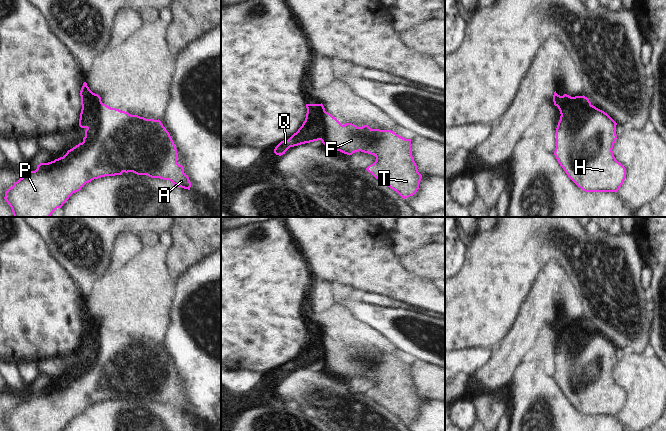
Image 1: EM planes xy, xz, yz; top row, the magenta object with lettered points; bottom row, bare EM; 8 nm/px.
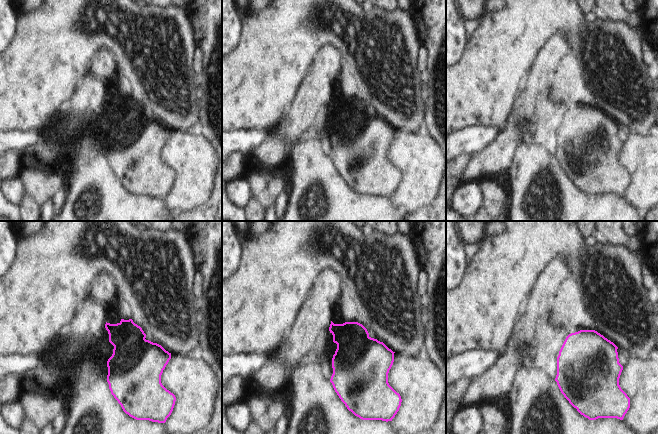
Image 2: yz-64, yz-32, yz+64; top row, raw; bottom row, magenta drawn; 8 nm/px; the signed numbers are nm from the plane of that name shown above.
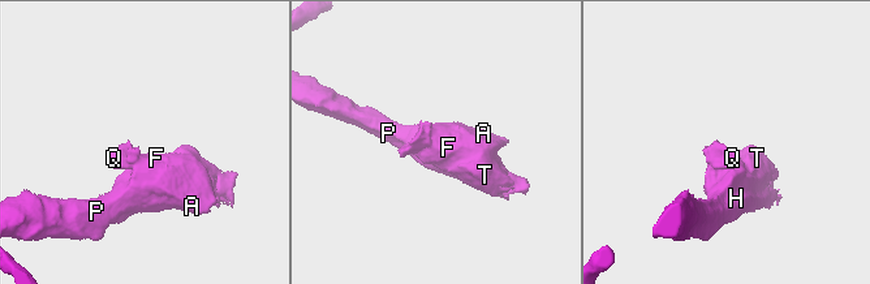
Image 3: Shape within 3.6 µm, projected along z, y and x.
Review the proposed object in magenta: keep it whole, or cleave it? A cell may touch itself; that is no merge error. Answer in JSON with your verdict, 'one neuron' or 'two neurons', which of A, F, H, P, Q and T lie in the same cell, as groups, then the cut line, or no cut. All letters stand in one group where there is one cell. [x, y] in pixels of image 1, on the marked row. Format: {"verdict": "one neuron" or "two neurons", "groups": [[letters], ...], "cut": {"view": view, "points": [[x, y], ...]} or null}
{"verdict": "two neurons", "groups": [["A", "F", "H", "P", "T"], ["Q"]], "cut": {"view": "yz", "points": [[591, 105], [581, 113], [574, 113], [566, 108], [561, 115]]}}

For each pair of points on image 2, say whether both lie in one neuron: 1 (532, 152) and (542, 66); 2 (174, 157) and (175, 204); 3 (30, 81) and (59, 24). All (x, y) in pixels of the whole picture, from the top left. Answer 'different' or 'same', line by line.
1: different
2: same
3: same

